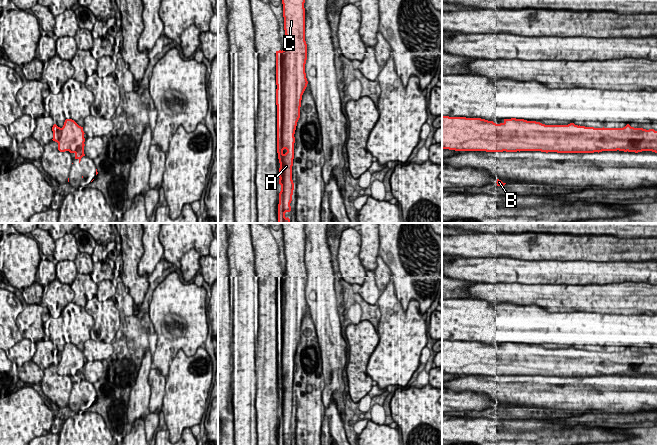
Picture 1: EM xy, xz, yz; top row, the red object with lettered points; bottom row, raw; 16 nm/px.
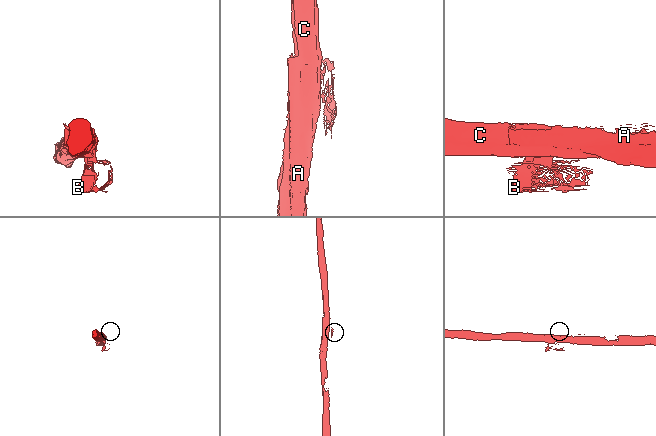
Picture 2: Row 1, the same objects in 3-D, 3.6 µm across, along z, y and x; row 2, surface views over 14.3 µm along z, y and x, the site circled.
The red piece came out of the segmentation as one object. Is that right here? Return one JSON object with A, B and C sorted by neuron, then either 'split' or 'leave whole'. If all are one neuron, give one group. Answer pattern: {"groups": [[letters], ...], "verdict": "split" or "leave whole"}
{"groups": [["A", "B", "C"]], "verdict": "leave whole"}

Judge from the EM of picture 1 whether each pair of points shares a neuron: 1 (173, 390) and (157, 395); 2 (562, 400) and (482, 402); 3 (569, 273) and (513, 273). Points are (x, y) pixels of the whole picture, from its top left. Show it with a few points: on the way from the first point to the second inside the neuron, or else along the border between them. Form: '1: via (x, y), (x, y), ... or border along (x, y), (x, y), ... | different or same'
1: border along (166, 377), (165, 395), (161, 410) | different
2: border along (474, 393), (484, 393), (497, 402) | different
3: via (555, 272), (527, 272) | same

